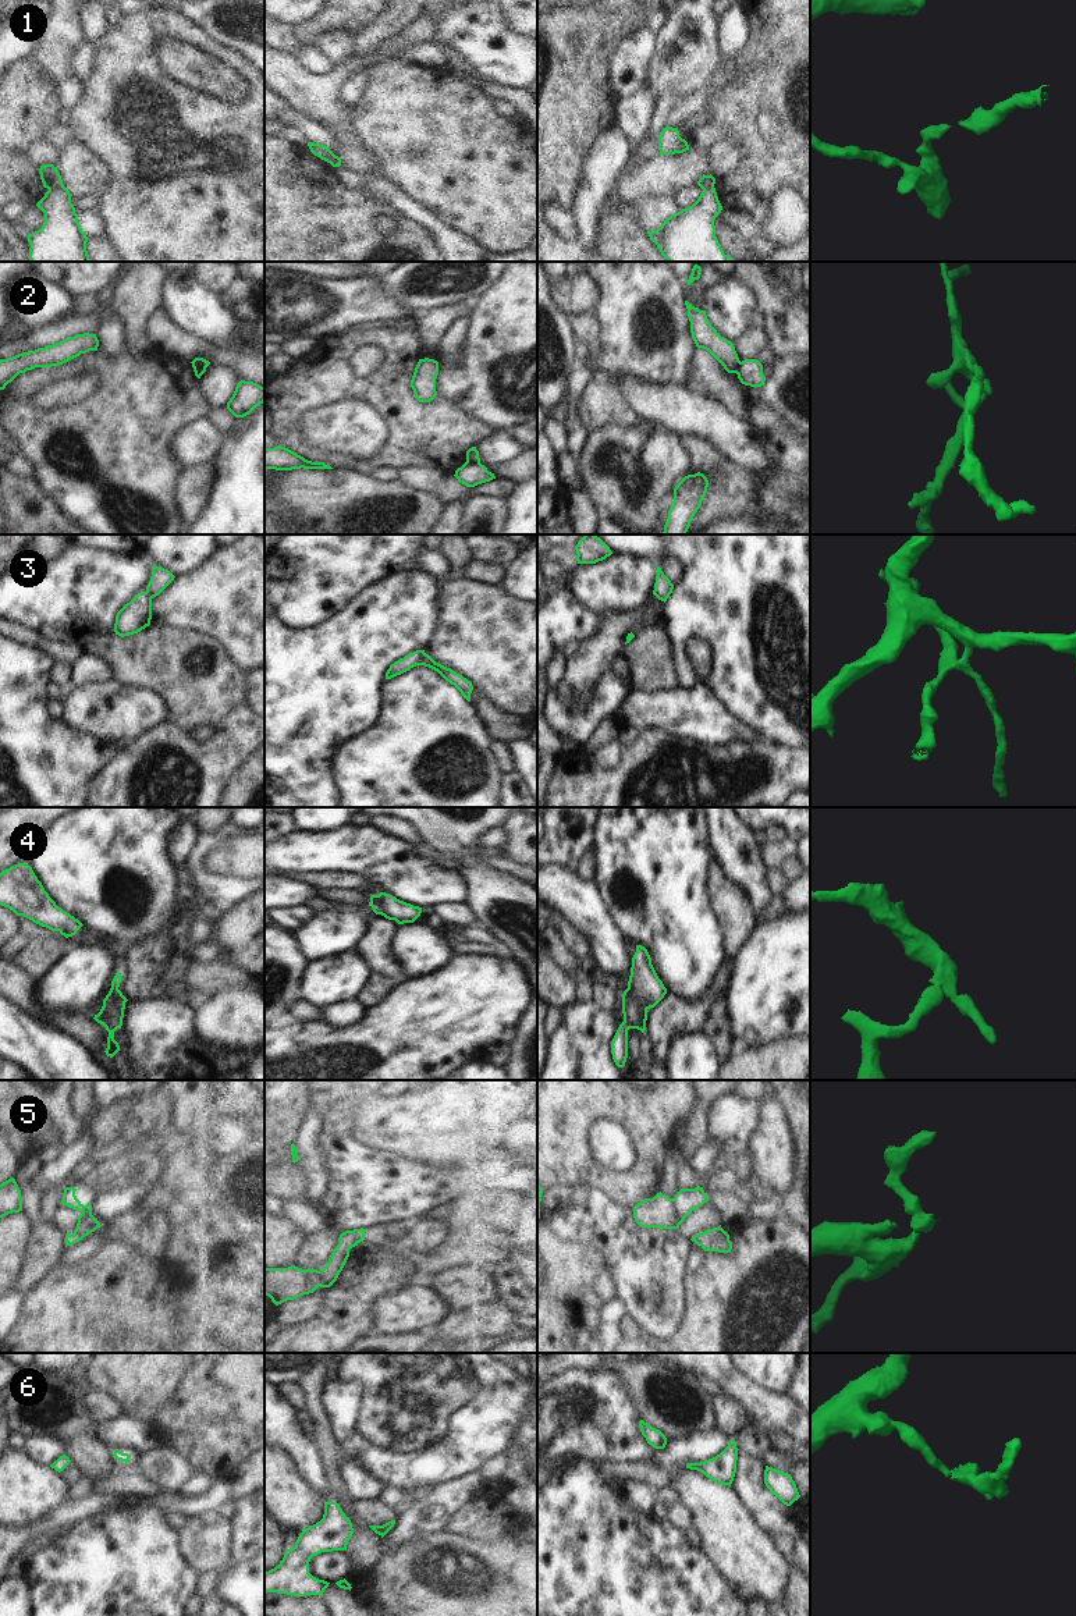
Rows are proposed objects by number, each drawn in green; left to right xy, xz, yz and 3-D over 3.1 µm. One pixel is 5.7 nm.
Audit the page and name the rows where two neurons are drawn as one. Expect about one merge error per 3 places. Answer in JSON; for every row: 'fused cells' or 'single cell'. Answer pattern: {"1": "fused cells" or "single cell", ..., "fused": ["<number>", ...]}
{"1": "fused cells", "2": "fused cells", "3": "fused cells", "4": "single cell", "5": "single cell", "6": "single cell", "fused": ["1", "2", "3"]}

